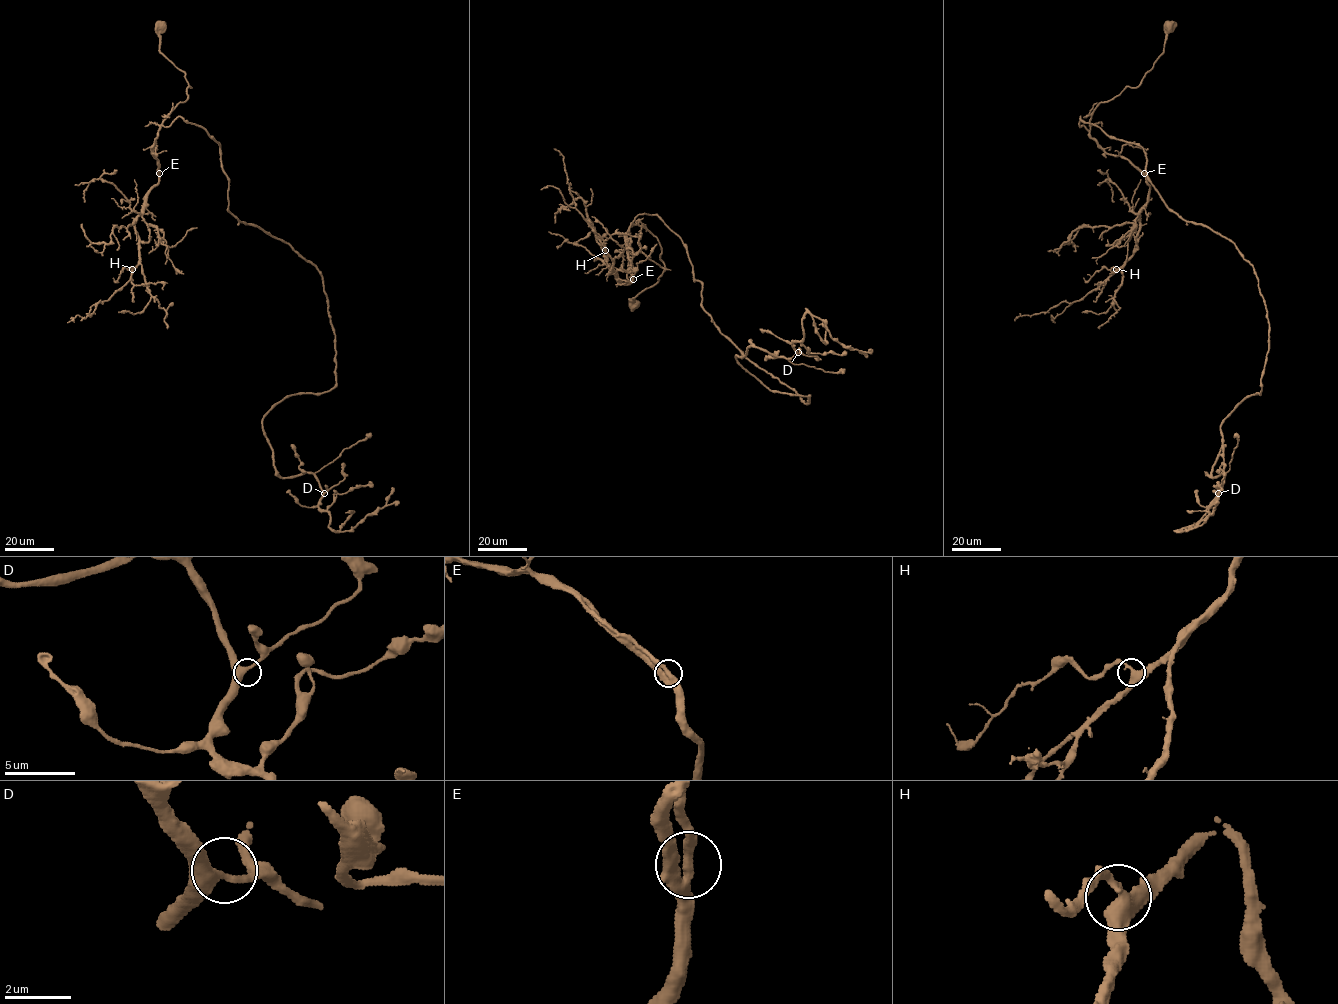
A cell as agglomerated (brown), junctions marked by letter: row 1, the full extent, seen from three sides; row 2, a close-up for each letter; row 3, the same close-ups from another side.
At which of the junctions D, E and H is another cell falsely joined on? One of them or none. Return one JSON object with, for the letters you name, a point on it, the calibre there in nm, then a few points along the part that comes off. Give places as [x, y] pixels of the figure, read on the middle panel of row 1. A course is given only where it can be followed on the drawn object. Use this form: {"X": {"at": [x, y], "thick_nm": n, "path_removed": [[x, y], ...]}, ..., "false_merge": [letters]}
{"false_merge": []}

